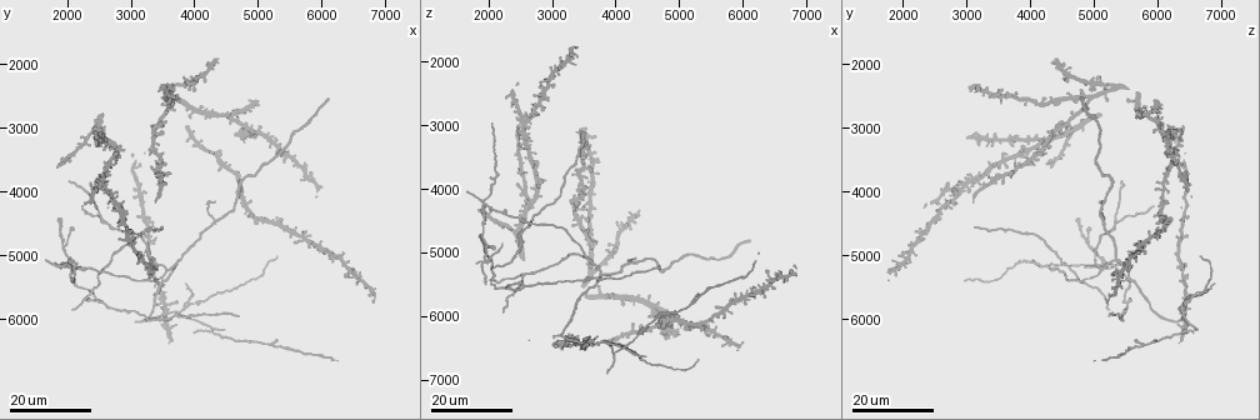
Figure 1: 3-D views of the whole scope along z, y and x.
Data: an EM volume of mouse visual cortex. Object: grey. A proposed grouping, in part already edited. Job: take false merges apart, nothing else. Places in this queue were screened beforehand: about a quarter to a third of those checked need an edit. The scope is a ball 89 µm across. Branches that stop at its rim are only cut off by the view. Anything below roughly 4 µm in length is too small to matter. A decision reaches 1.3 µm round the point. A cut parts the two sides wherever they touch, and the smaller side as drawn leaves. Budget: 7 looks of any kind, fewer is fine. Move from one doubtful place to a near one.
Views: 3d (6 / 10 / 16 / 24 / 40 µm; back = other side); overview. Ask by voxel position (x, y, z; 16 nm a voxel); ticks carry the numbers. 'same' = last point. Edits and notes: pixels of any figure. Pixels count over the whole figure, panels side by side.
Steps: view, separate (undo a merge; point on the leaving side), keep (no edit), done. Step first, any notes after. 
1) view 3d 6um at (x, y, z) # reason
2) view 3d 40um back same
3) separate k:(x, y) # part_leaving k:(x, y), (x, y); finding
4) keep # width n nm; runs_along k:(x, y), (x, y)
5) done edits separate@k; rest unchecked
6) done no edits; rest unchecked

view 3d 16um at (2600, 5150, 4600) # three arms meet

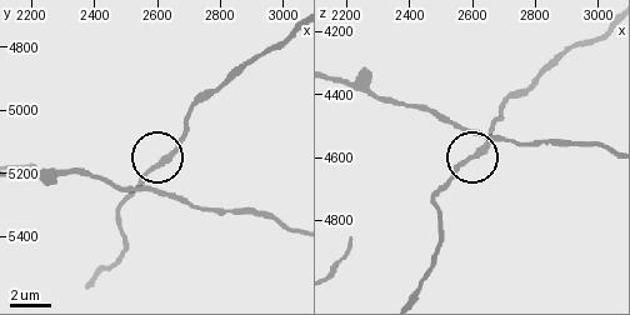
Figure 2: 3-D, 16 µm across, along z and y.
view 3d 6um at (2600, 5180, 4600)

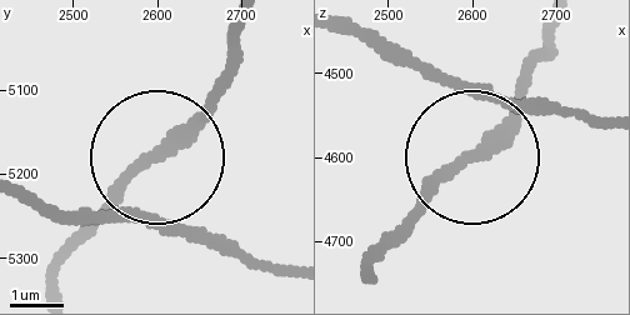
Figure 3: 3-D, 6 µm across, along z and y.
keep # runs_along 3:(554, 25), (500, 129), (370, 259); one cell here

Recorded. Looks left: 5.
view 3d 24um at (2750, 3300, 4000) # a fork

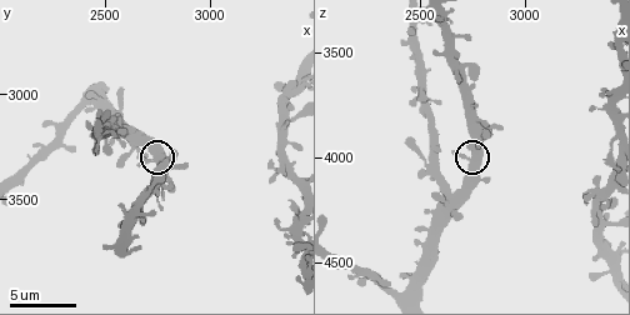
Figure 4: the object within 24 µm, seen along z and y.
view 3d 10um at (2750, 3290, 4060)

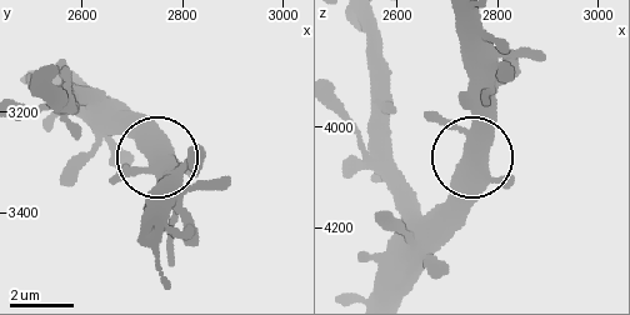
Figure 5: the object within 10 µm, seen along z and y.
keep # side_arm 26 um; arms 3; continuous, no second cell

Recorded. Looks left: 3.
view 3d 24um at (4300, 4450, 5100) # arms part here

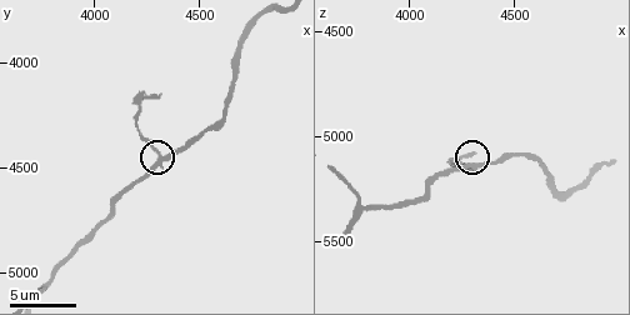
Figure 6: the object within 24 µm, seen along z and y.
view 3d 10um at (4330, 4450, 5150)

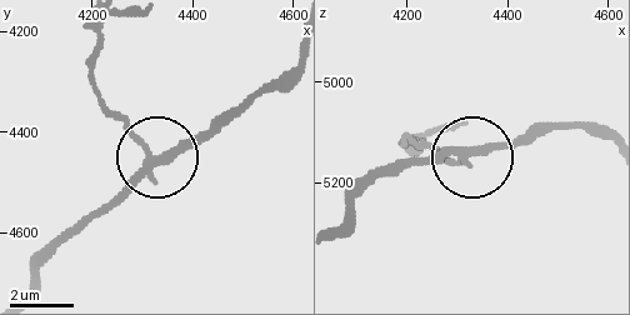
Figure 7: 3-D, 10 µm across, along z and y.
separate 7:(123, 120) # arms 3; two cells meet here

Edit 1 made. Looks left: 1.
done edits separate@7; rest unchecked

